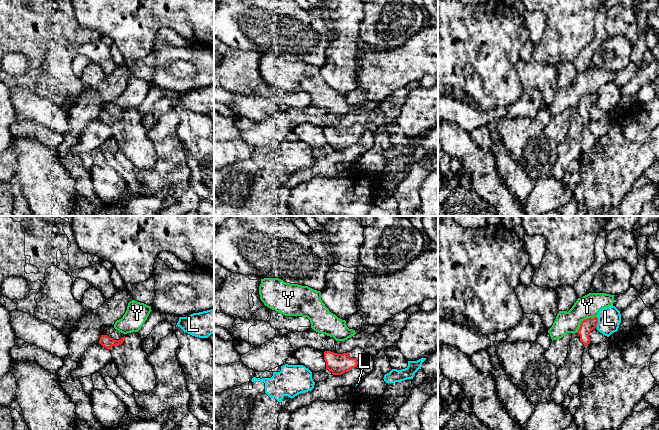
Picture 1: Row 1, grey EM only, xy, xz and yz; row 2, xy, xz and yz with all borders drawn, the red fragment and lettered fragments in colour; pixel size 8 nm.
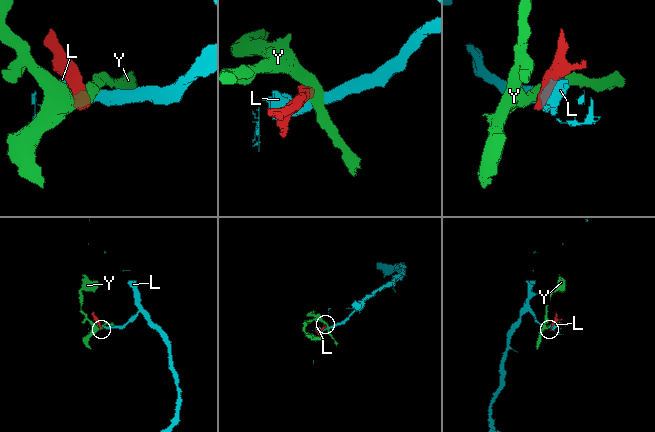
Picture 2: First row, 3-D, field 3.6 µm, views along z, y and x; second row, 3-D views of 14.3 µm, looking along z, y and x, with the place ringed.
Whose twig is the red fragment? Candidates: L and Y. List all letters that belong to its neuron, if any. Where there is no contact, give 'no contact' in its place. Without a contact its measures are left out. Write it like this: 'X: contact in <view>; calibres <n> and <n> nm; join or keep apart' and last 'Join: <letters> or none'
L: contact in yz; calibres 110 and 190 nm; keep apart
Y: contact in yz; calibres 110 and 190 nm; keep apart
Join: none

